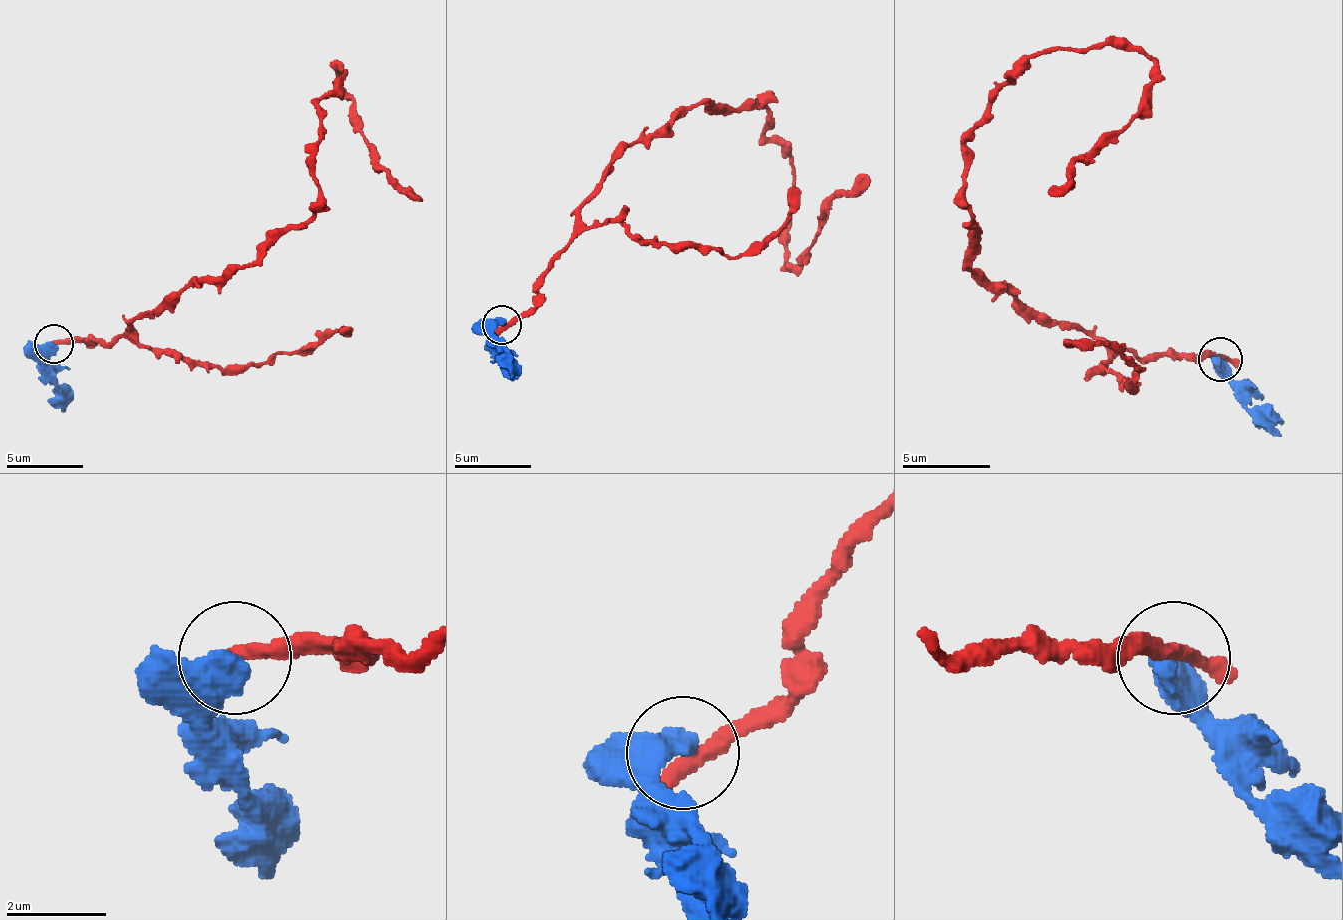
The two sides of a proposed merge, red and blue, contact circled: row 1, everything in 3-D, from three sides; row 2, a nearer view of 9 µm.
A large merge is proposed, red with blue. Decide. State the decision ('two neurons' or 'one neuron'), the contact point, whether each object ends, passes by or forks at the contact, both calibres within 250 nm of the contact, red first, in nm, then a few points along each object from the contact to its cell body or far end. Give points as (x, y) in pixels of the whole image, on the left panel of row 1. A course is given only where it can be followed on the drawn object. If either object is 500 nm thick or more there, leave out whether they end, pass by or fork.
two neurons | (53, 344) | 280/550 nm | red via (56, 343), (122, 335), (311, 215), (315, 107), (338, 72), (377, 161), (420, 196) | blue via (52, 343), (45, 378), (64, 412)

